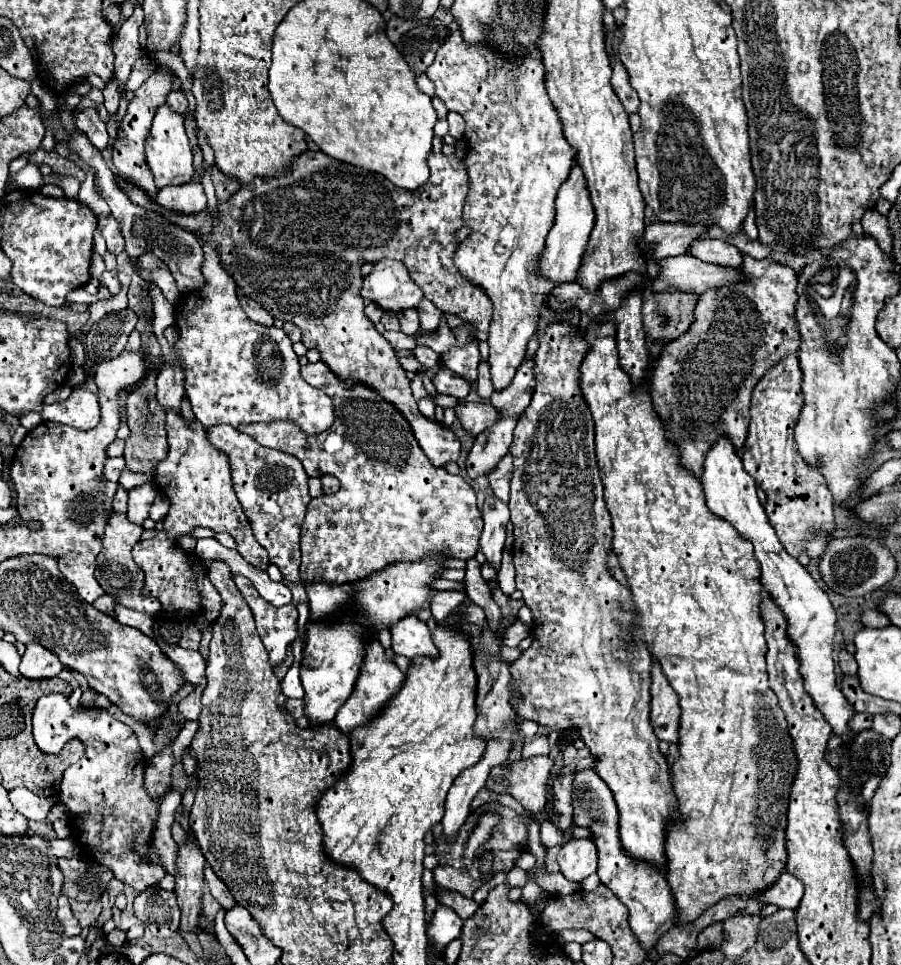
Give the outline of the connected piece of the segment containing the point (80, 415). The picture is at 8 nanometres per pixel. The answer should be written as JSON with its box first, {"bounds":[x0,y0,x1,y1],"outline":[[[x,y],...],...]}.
{"bounds":[42,388,100,430],"outline":[[[74,388],[64,402],[54,402],[42,408],[42,418],[50,422],[68,424],[80,430],[90,430],[100,422],[100,404],[98,398],[84,390]]]}

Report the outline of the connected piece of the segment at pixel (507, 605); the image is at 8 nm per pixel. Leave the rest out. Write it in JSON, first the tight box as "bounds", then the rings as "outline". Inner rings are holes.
{"bounds":[491,588,524,623],"outline":[[[500,588],[492,590],[491,595],[494,601],[501,609],[501,614],[502,618],[504,618],[504,623],[505,617],[506,619],[512,619],[516,617],[519,609],[524,606],[524,601],[522,599],[514,600],[506,596]]]}

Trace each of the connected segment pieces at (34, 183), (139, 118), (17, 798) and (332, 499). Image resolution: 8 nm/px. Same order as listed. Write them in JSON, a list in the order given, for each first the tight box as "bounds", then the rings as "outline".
[{"bounds":[12,164,44,190],"outline":[[[28,164],[26,168],[22,168],[22,172],[18,172],[12,178],[12,182],[18,184],[20,188],[24,188],[24,190],[38,190],[44,184],[42,174],[40,174],[38,166],[34,166],[34,164]]]},{"bounds":[110,70,172,200],"outline":[[[156,70],[136,92],[134,92],[134,98],[130,100],[128,104],[128,110],[126,110],[126,116],[122,118],[120,126],[118,126],[118,132],[116,132],[116,138],[112,140],[110,148],[112,148],[112,164],[118,172],[118,178],[128,182],[128,184],[134,184],[136,188],[140,188],[142,192],[146,192],[146,196],[150,196],[152,200],[156,198],[158,194],[158,188],[150,176],[150,168],[146,164],[146,156],[144,156],[144,142],[146,142],[146,136],[150,132],[150,124],[152,124],[152,118],[154,118],[154,112],[166,102],[166,96],[170,92],[170,84],[172,84],[172,76],[170,72],[162,72],[162,70]]]},{"bounds":[10,788,54,820],"outline":[[[14,788],[10,792],[10,802],[26,820],[44,820],[48,810],[54,806],[50,798],[40,798],[26,788]]]},{"bounds":[238,362,482,586],"outline":[[[322,362],[302,366],[302,378],[310,386],[326,392],[334,402],[336,420],[326,432],[308,436],[292,422],[246,424],[238,428],[266,448],[276,448],[296,456],[306,468],[308,476],[314,476],[314,472],[324,472],[340,480],[338,492],[314,498],[308,504],[302,526],[300,582],[304,586],[312,582],[356,582],[394,560],[420,560],[424,552],[450,552],[452,558],[464,560],[474,558],[474,554],[480,550],[482,534],[482,514],[476,506],[476,494],[462,476],[450,476],[444,468],[434,468],[434,464],[426,460],[426,454],[418,446],[418,440],[410,430],[410,422],[402,416],[402,412],[398,412],[398,408],[394,408],[388,400],[382,400],[374,388],[366,384],[348,384],[346,380],[342,382]]]}]

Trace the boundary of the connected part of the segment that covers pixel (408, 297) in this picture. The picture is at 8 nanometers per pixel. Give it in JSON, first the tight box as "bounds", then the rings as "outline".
{"bounds":[362,258,424,312],"outline":[[[384,258],[376,262],[374,270],[364,278],[362,298],[368,298],[388,312],[404,312],[416,308],[424,292],[412,282],[402,262]]]}

